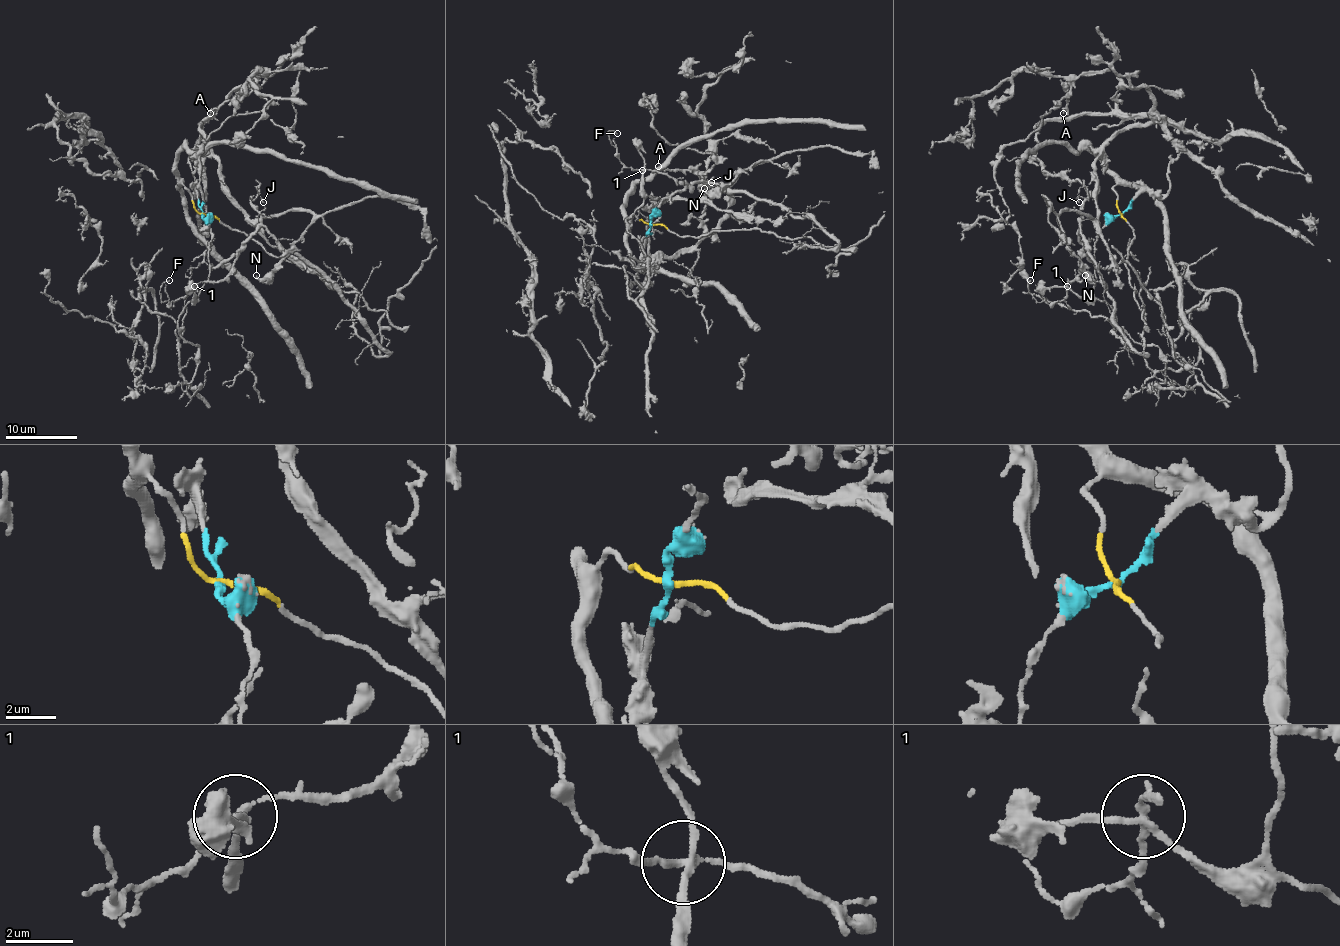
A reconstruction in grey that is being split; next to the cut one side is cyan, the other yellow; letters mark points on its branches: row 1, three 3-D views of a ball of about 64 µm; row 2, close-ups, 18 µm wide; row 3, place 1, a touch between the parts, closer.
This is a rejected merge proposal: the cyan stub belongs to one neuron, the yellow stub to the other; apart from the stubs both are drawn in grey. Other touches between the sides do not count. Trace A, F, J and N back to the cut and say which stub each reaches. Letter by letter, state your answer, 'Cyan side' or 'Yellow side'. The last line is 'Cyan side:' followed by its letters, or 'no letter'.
A: Cyan side
F: Yellow side
J: Yellow side
N: Cyan side
Cyan side: A, N

